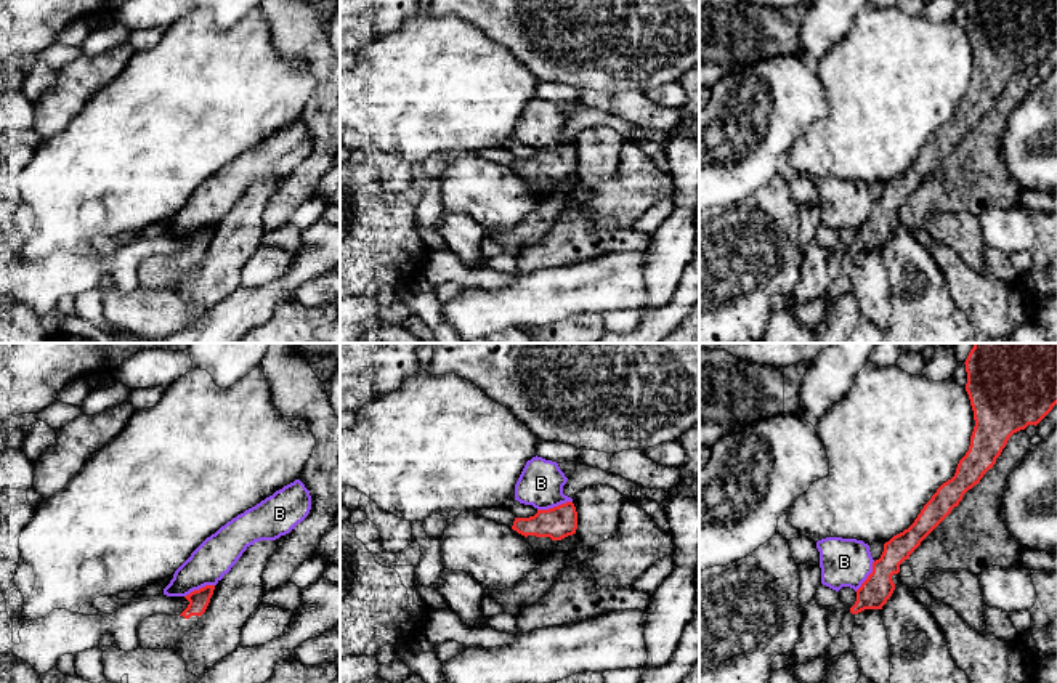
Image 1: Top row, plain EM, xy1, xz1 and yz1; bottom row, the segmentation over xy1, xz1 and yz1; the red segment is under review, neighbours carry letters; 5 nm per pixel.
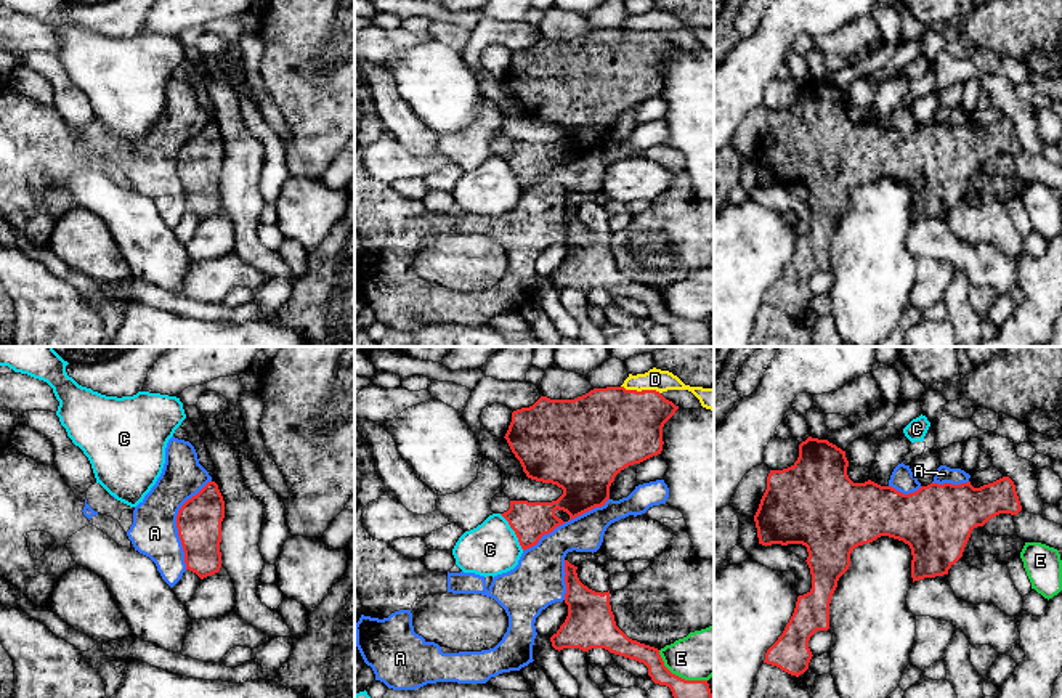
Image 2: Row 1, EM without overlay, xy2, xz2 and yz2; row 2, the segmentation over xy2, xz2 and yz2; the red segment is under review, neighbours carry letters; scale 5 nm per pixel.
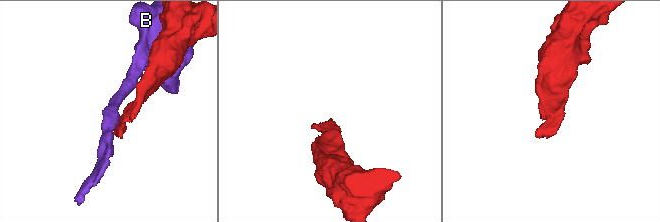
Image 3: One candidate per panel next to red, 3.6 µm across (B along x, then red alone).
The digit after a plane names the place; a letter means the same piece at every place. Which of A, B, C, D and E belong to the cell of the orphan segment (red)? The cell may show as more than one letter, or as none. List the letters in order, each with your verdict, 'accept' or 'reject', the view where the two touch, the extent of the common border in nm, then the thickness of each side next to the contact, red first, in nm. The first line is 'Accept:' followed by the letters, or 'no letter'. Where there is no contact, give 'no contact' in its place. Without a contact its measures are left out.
Accept: no letter
A: reject; contact in xy2; length 460 nm; calibres 220 and 240 nm
B: reject; contact in xz1; length 180 nm; calibres 160 and 220 nm
C: reject; contact in xz2; length 220 nm; calibres 190 and 260 nm
D: reject; contact in xz2; length 200 nm; calibres 420 and 110 nm
E: reject; contact in xz2; length 300 nm; calibres 190 and 240 nm

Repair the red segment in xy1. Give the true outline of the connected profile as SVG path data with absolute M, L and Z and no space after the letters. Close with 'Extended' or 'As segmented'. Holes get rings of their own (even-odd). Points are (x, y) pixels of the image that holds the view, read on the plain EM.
M205 226L186 236L184 239L189 245L180 257L148 257L136 268L140 287L144 290L175 290L180 281L197 266L199 258L210 244L213 231L215 226Z. Extended

